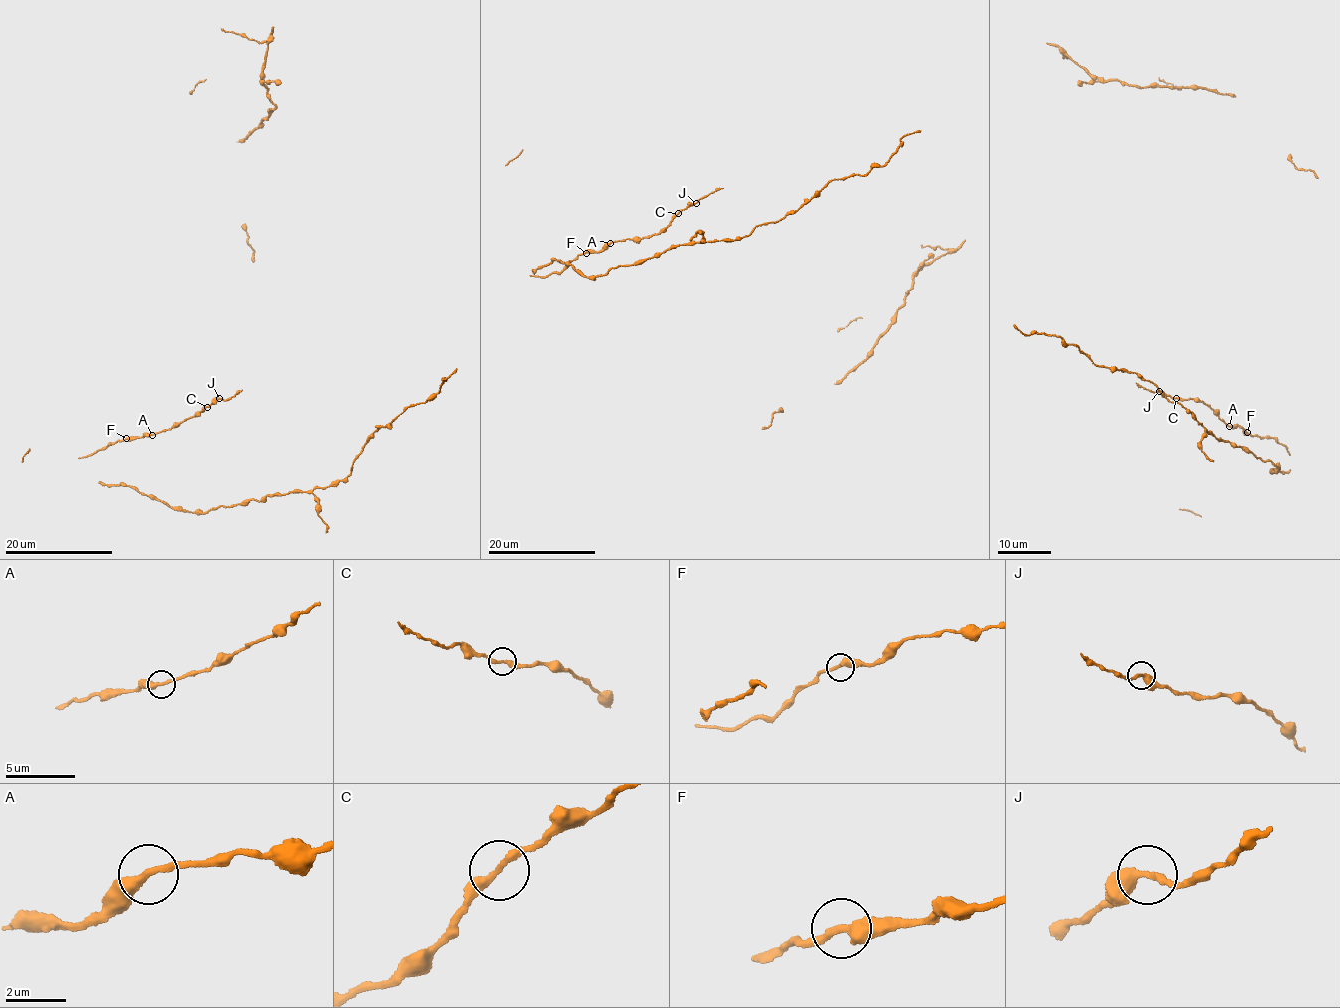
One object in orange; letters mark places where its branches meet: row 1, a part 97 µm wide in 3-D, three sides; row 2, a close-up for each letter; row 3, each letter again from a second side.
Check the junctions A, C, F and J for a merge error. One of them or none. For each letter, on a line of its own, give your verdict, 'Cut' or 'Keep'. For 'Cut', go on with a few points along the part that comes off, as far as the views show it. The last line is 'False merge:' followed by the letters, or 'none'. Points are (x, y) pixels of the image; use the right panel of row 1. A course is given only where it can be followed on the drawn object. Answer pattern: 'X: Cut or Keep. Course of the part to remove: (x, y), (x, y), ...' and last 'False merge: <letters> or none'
A: Keep
C: Keep
F: Keep
J: Keep
False merge: none

